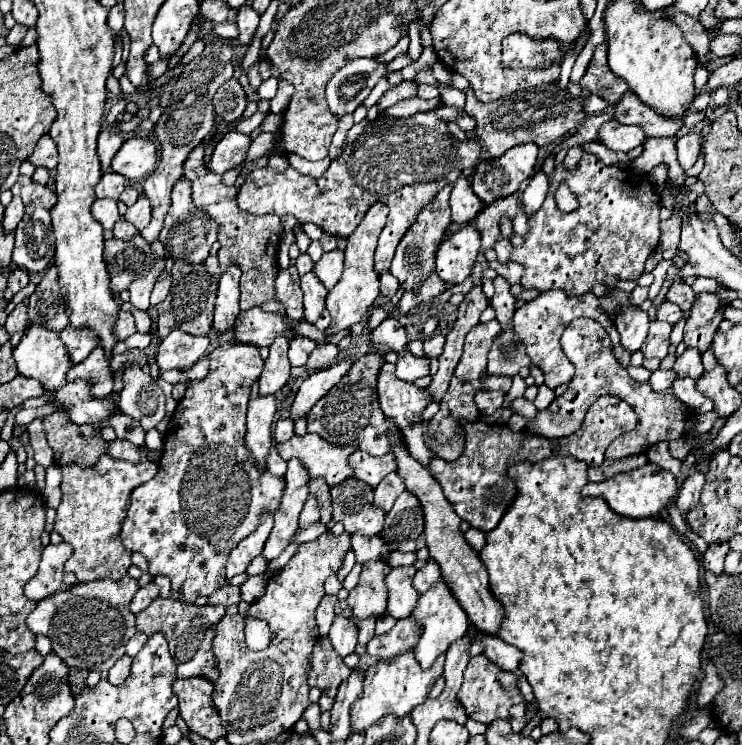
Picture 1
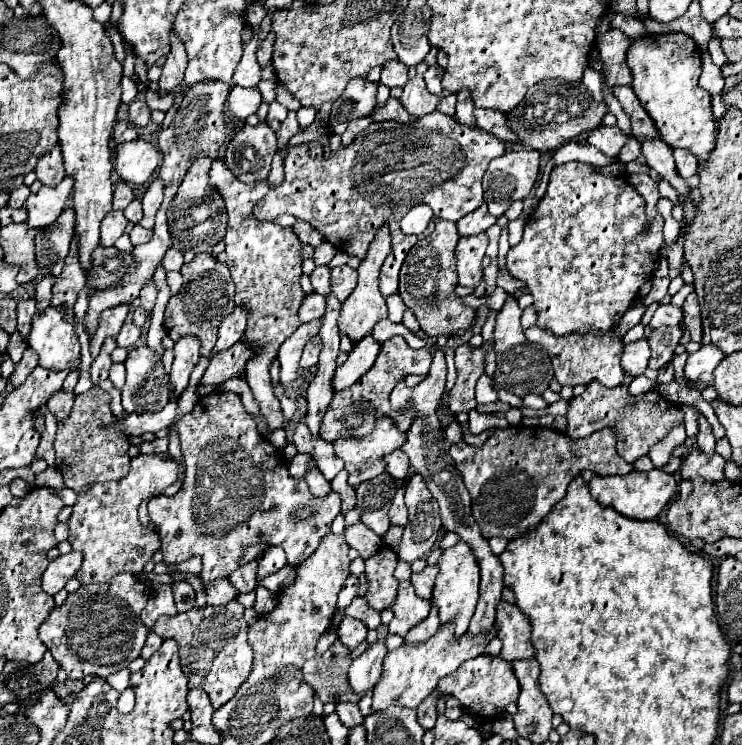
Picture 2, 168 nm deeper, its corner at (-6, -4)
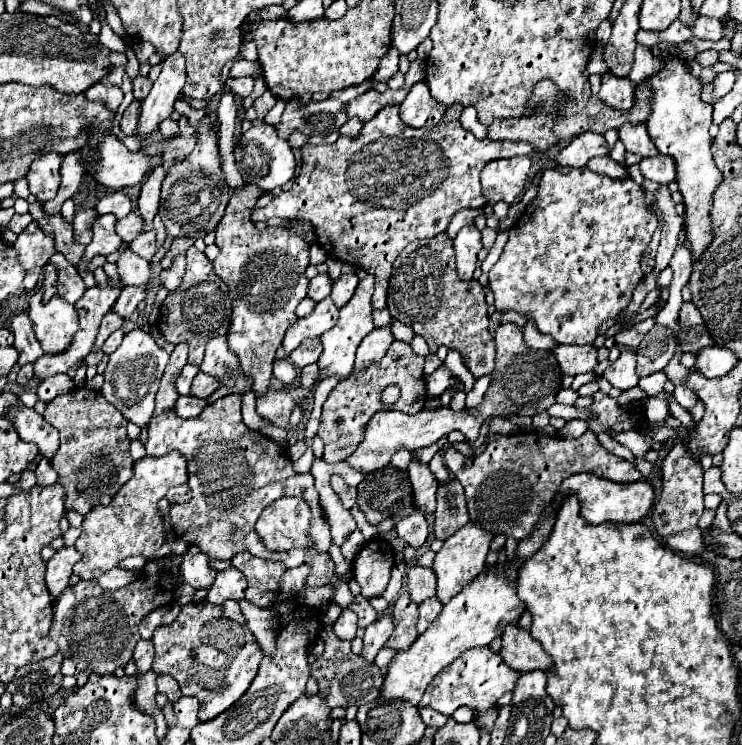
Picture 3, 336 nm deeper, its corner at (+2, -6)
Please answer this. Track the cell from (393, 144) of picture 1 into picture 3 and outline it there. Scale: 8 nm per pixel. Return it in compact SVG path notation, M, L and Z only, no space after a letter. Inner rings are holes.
M384 106L370 122L366 122L356 138L340 136L334 144L314 146L304 144L300 150L300 174L292 188L280 192L264 208L252 210L252 222L266 222L270 218L304 218L310 220L316 232L316 242L330 258L354 264L376 276L376 288L372 295L374 308L386 308L388 280L392 264L398 254L418 238L432 238L444 232L452 216L462 208L482 208L484 198L480 190L480 172L486 162L494 158L514 158L522 154L534 154L536 150L524 142L502 140L478 140L466 132L460 122L440 122L428 128L410 128L398 118L398 106Z

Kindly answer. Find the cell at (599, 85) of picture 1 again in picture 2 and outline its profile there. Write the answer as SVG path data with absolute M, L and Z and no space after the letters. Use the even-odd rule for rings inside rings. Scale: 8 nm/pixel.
M608 30L598 40L598 50L600 50L602 62L606 66L604 76L606 76L610 88L632 84L632 72L626 64L628 48L630 48L630 38L622 30Z

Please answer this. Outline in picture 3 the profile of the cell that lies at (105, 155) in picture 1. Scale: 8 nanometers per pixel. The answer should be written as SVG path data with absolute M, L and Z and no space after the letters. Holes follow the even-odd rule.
M134 100L122 114L122 120L120 120L120 130L124 136L134 136L136 134L136 128L138 128L138 100Z

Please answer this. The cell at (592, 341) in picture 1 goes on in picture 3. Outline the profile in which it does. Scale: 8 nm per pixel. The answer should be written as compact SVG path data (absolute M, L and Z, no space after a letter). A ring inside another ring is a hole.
M592 394L592 404L586 408L590 418L586 418L588 430L592 432L626 432L626 430L644 430L644 406L620 406L608 394Z

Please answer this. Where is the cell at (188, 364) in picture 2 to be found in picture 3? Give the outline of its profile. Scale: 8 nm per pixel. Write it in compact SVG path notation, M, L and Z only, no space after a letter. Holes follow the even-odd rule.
M176 344L156 394L154 418L148 426L146 440L146 454L164 456L176 450L186 458L188 464L188 486L192 490L192 500L186 504L172 504L168 508L174 534L186 544L198 546L212 560L230 560L238 552L250 552L266 560L280 560L284 562L284 566L294 568L304 562L302 550L268 550L262 538L256 534L254 524L258 520L258 514L272 500L278 500L282 496L298 496L312 506L314 526L310 528L310 534L314 545L320 552L328 552L331 545L330 530L326 518L326 523L320 524L324 522L324 508L320 506L320 494L314 490L314 478L310 474L296 476L286 450L282 450L268 436L258 436L242 422L242 397L239 394L230 394L212 402L196 418L178 418L168 412L168 406L174 406L179 397L176 378L180 376L186 358L188 344ZM288 464L290 470L286 470Z

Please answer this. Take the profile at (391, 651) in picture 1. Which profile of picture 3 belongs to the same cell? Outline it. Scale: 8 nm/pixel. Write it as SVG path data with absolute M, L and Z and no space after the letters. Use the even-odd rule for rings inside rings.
M430 598L430 600L426 600L426 602L422 602L420 604L420 616L418 616L418 624L416 624L416 628L418 628L418 634L422 634L436 618L438 618L438 614L442 612L442 604L436 600L436 598Z

